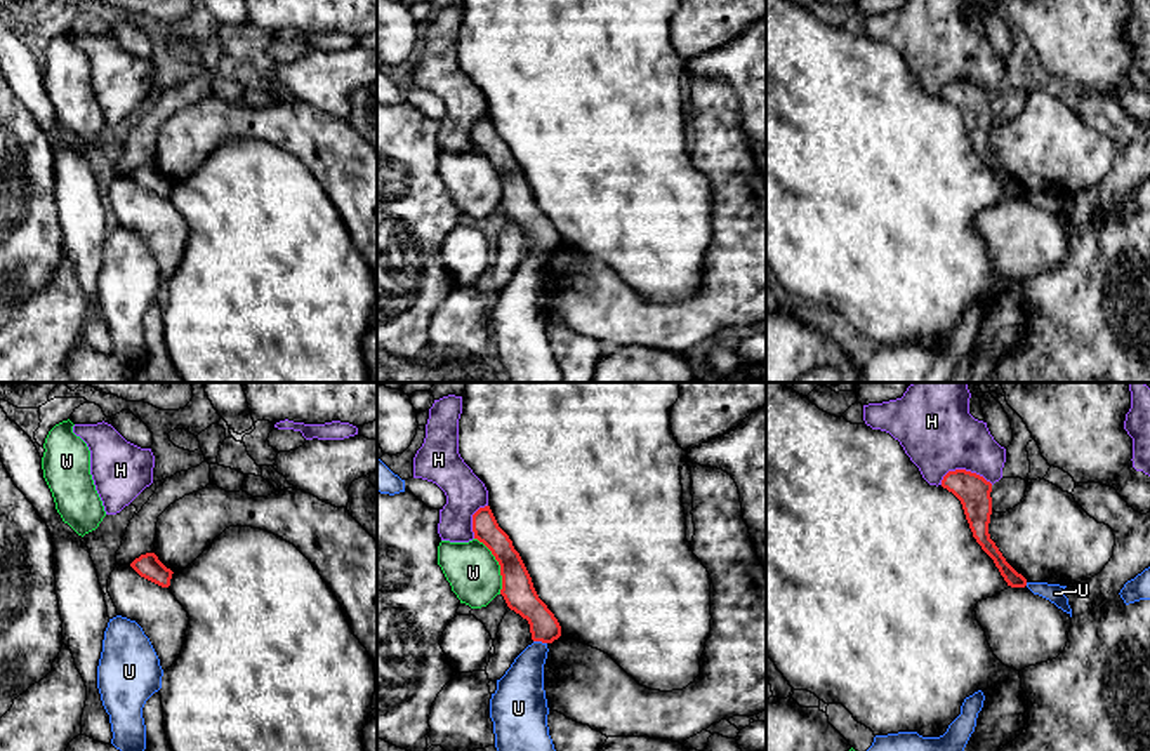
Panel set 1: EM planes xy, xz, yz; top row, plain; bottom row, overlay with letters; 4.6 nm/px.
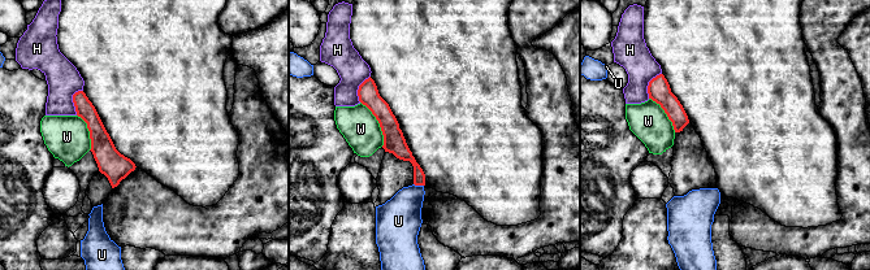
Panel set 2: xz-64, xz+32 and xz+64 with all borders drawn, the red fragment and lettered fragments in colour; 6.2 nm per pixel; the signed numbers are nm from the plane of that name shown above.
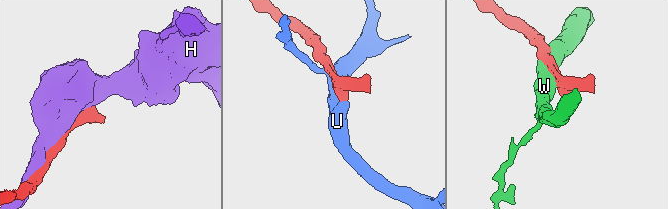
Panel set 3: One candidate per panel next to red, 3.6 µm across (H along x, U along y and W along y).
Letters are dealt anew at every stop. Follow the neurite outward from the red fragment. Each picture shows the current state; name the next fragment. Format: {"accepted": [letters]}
{"accepted": []}

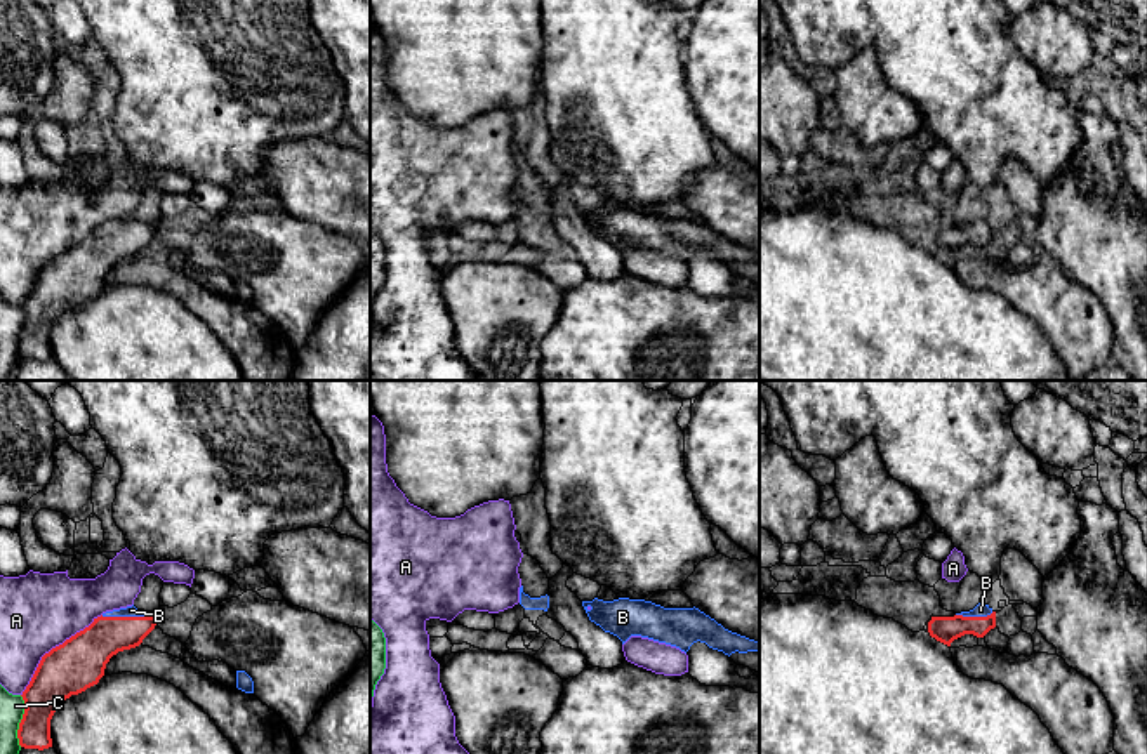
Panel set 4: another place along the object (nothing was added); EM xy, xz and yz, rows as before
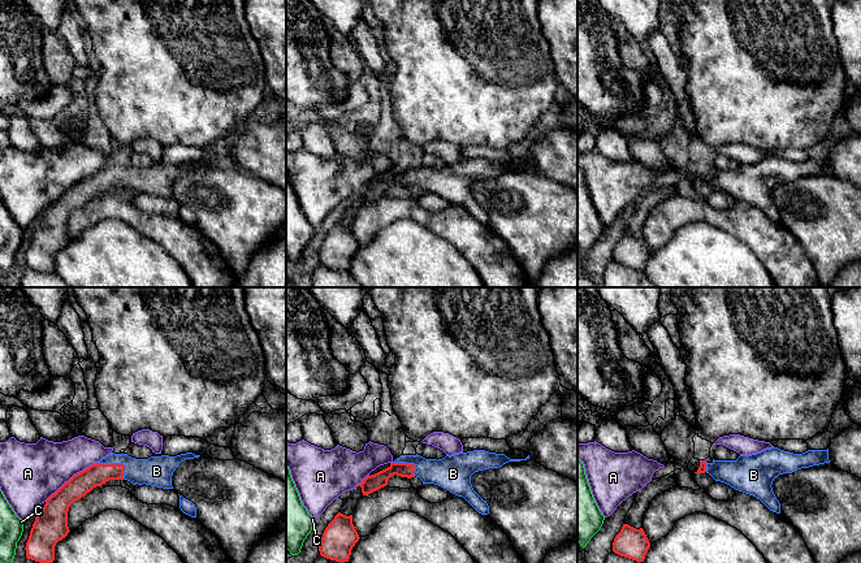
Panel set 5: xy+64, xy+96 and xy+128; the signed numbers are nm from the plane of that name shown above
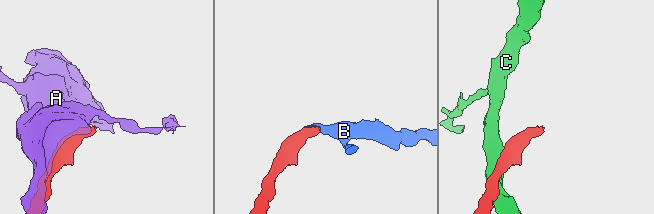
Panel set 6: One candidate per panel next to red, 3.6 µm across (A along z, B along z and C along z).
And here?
{"accepted": ["B"]}

